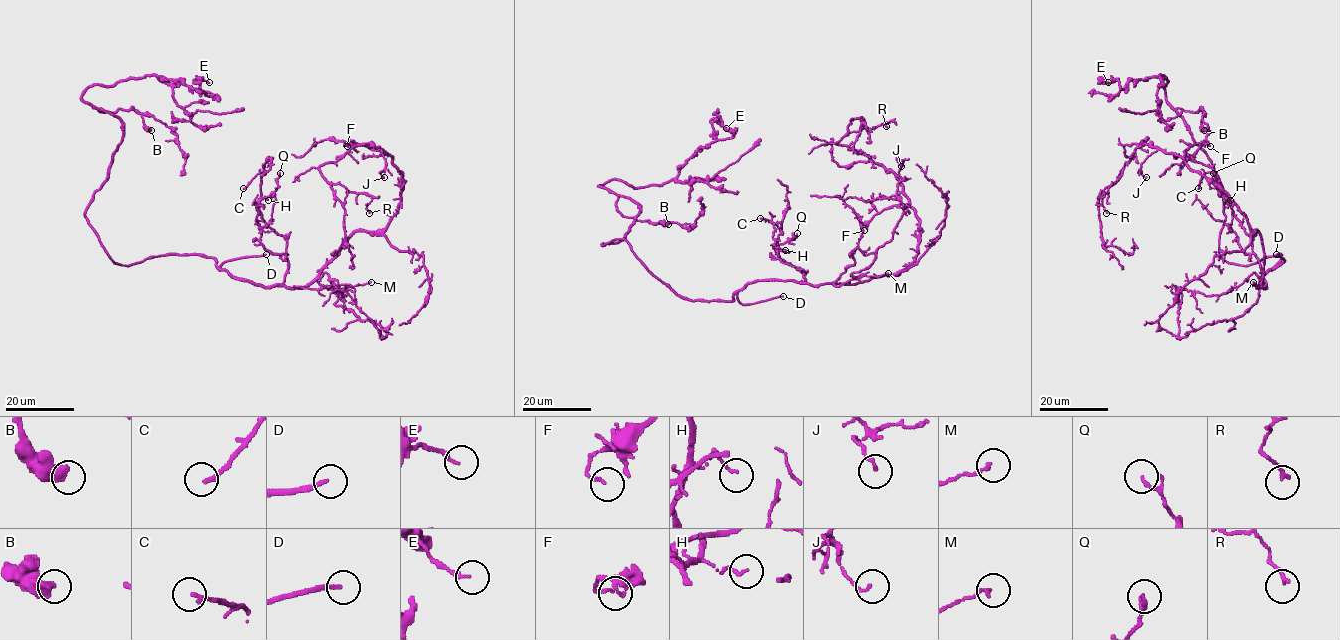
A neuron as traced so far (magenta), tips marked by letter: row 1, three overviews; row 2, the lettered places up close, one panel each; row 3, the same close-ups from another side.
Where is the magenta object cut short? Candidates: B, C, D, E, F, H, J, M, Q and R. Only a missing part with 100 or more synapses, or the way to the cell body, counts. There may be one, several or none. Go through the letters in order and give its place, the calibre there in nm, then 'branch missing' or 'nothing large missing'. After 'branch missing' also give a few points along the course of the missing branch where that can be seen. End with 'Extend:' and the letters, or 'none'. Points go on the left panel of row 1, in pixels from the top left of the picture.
B: (151, 130) | 550 nm | nothing large missing
C: (243, 188) | 190 nm | nothing large missing
D: (266, 254) | 170 nm | branch missing | (266, 254), (300, 245), (311, 238), (367, 227), (394, 215), (418, 197)
E: (209, 82) | 170 nm | nothing large missing
F: (347, 146) | 110 nm | nothing large missing
H: (268, 200) | 100 nm | nothing large missing
J: (384, 177) | 130 nm | nothing large missing
M: (371, 282) | 140 nm | nothing large missing
Q: (280, 173) | 100 nm | nothing large missing
R: (369, 213) | 160 nm | nothing large missing
Extend: D

